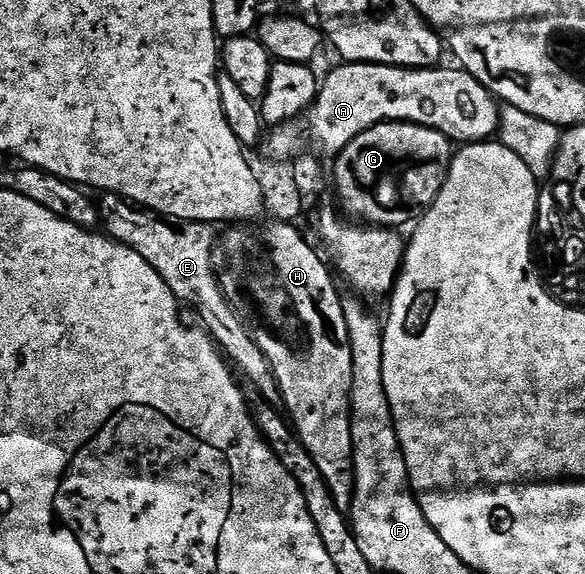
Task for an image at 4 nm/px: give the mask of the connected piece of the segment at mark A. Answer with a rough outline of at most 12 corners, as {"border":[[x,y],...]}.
{"border":[[343,62],[302,120],[265,146],[284,164],[307,134],[337,156],[382,122],[455,144],[499,133],[500,103],[465,69]]}

